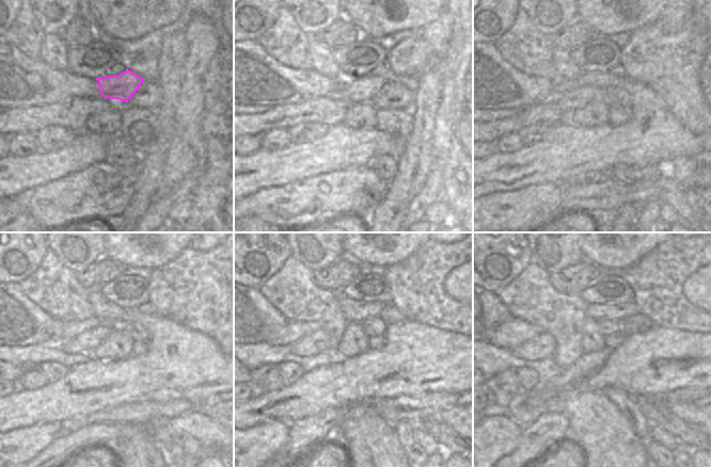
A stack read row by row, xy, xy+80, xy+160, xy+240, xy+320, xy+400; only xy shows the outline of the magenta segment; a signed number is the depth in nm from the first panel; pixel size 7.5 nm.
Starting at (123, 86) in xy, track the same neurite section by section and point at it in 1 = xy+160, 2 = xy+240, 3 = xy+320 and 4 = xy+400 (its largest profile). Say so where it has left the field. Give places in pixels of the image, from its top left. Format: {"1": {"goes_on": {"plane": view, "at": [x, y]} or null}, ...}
{"1": {"goes_on": {"plane": "xy+160", "at": [569, 101]}}, "2": {"goes_on": {"plane": "xy+240", "at": [85, 342]}}, "3": {"goes_on": {"plane": "xy+320", "at": [315, 342]}}, "4": {"goes_on": {"plane": "xy+400", "at": [542, 347]}}}

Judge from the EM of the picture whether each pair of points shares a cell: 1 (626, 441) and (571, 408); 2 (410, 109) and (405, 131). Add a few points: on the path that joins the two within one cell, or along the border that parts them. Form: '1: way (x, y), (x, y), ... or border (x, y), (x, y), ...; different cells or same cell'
1: way (612, 439), (585, 413); same cell
2: way (406, 114), (405, 126); same cell

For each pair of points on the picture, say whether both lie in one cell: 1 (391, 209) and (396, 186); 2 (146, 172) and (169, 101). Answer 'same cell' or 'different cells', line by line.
1: different cells
2: same cell

